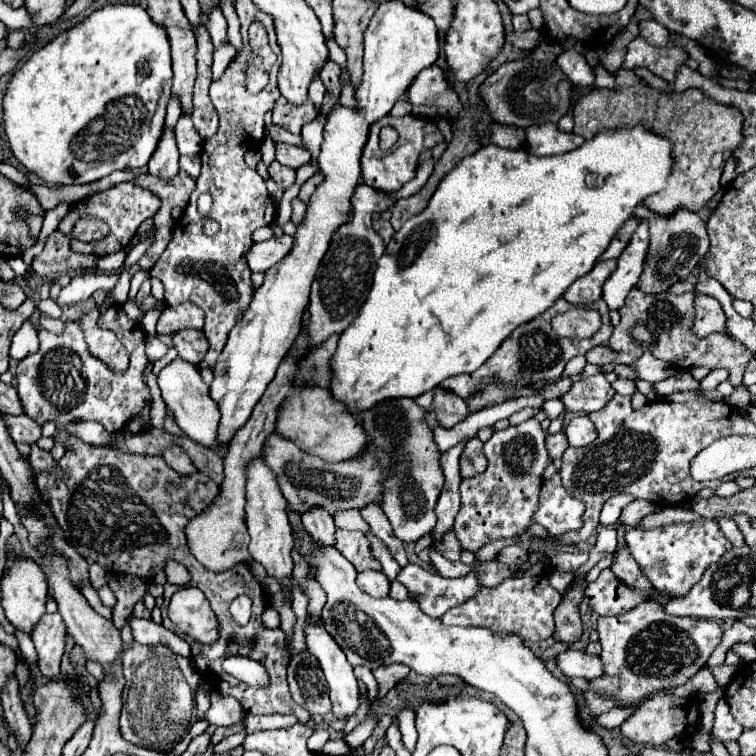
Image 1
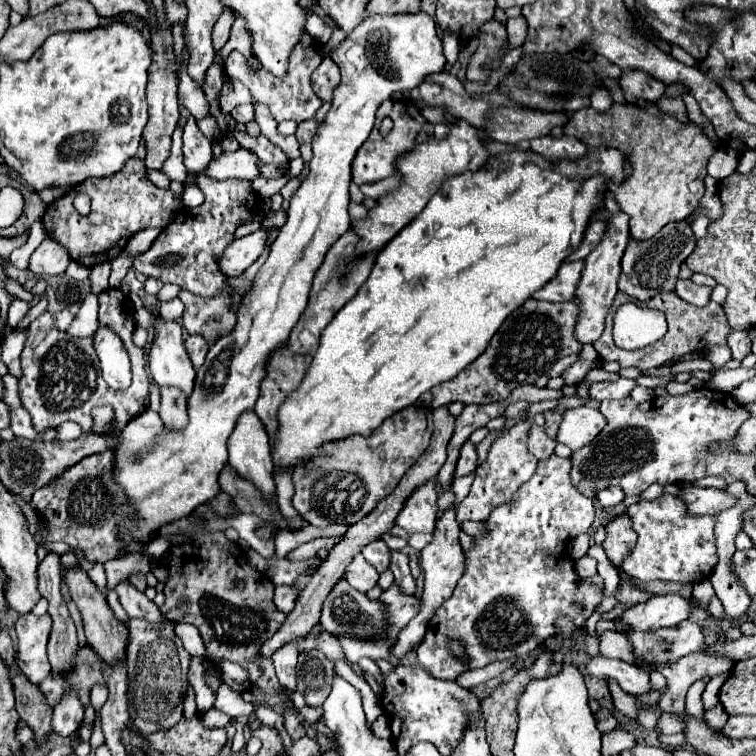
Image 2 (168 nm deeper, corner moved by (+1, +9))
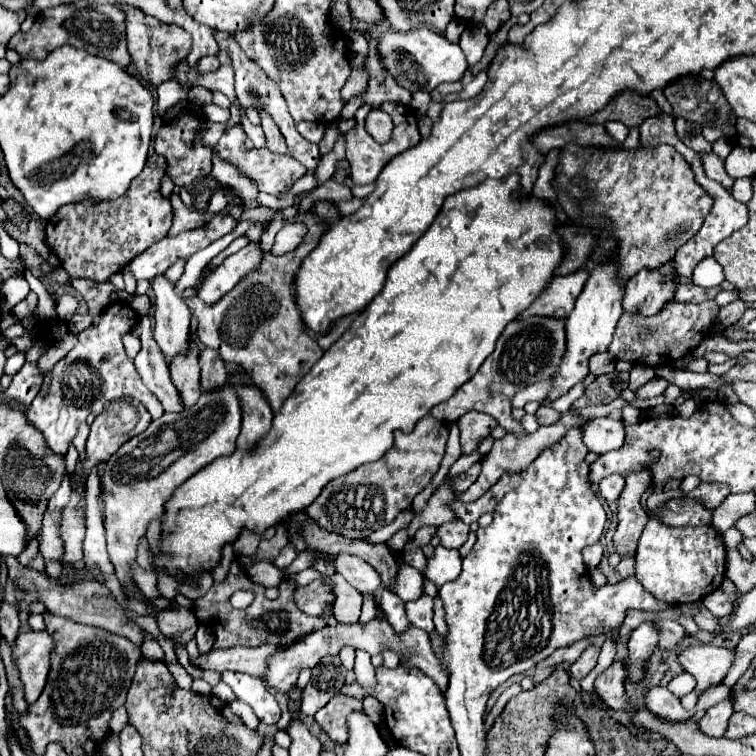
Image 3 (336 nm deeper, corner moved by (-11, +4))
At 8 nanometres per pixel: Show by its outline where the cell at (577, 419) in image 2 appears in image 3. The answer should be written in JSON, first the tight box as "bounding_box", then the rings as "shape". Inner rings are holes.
{"bounding_box":[582,417,626,455],"shape":[[[610,417],[586,421],[582,425],[582,433],[584,433],[584,443],[588,451],[594,451],[598,455],[620,449],[626,439],[622,421],[616,421]]]}

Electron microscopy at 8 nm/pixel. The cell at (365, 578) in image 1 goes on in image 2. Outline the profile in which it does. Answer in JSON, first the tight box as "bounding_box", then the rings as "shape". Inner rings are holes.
{"bounding_box":[344,554,378,592],"shape":[[[356,554],[354,560],[348,564],[344,576],[346,576],[346,580],[350,582],[350,586],[354,586],[354,588],[360,590],[360,592],[368,592],[368,590],[374,588],[376,582],[378,582],[378,572],[376,572],[376,568],[370,566],[370,564],[364,560],[364,556],[360,556],[360,554]]]}

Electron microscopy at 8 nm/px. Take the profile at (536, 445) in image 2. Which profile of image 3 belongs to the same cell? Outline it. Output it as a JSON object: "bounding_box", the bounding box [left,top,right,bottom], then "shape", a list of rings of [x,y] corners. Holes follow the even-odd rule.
{"bounding_box":[430,317,566,435],"shape":[[[528,317],[522,321],[512,321],[502,331],[500,339],[496,341],[496,349],[492,355],[482,363],[480,371],[468,383],[464,383],[452,399],[436,405],[430,415],[434,419],[444,419],[446,423],[456,421],[460,415],[468,411],[482,411],[486,415],[492,415],[506,431],[514,435],[524,435],[526,431],[518,421],[510,417],[512,405],[510,399],[516,391],[548,379],[548,375],[554,375],[558,371],[560,357],[566,349],[566,337],[564,337],[564,319],[552,319],[552,317]]]}

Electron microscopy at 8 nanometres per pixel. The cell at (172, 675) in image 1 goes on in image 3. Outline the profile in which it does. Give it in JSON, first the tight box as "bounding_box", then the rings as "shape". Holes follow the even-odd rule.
{"bounding_box":[156,607,198,645],"shape":[[[184,607],[180,611],[160,611],[156,621],[160,631],[176,639],[180,645],[186,645],[186,641],[190,641],[198,629],[198,619],[190,607]]]}

